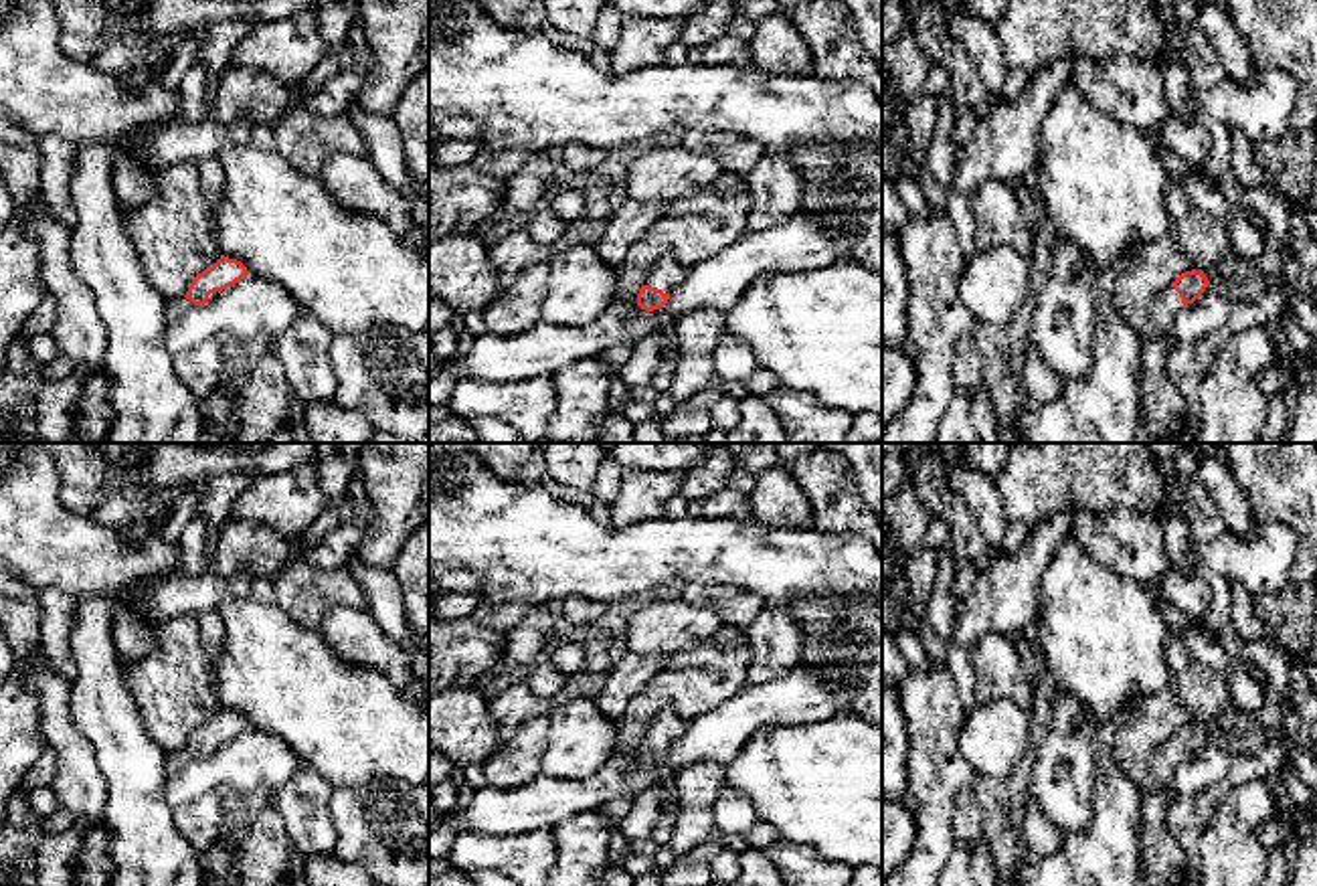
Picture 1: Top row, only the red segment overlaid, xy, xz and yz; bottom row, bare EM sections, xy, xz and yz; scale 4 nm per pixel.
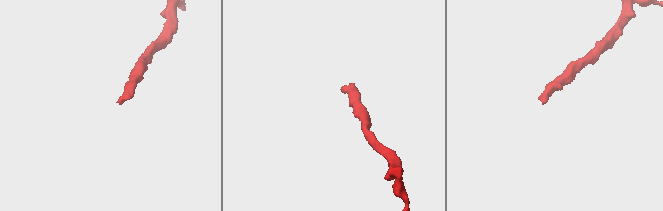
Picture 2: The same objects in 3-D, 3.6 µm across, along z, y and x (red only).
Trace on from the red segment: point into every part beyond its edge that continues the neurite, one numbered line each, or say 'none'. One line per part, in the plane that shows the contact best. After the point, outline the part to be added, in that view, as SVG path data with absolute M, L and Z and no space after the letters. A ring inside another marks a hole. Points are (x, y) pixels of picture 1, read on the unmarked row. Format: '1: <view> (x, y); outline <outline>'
1: xz (666, 729); outline M672 712L660 714L647 728L643 738L651 738L662 742L664 746L672 746L684 730L684 722Z

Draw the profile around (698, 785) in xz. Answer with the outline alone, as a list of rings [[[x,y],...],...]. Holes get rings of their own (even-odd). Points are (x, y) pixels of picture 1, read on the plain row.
[[[694,763],[672,781],[678,795],[676,823],[668,848],[682,856],[702,844],[714,829],[714,803],[724,785],[724,767]]]

